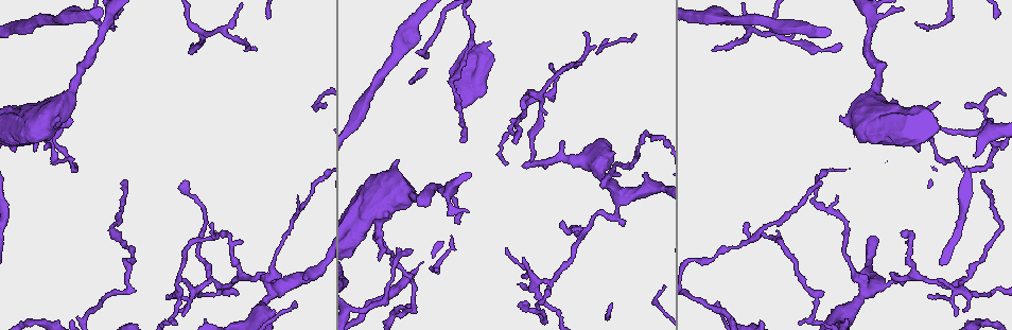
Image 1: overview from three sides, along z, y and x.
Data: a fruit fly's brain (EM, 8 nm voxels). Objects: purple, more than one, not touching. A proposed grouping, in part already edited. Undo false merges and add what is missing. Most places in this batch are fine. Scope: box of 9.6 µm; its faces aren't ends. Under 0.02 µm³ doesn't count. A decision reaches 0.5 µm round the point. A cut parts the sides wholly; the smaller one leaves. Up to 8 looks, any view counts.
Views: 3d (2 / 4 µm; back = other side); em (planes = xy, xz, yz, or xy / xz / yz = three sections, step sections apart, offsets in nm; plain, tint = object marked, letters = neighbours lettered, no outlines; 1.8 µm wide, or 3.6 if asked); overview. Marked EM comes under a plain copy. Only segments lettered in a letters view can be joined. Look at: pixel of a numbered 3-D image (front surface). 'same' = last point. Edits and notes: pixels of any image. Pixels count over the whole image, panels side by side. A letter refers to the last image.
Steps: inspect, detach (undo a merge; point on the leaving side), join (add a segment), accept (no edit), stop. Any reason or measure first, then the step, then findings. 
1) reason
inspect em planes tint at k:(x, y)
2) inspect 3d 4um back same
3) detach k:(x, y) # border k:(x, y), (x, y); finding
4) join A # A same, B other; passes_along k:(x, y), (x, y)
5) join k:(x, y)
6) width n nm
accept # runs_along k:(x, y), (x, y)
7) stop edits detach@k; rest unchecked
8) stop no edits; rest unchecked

four or more arms meet
inspect em yz step 4 tint at 1:(876, 284)

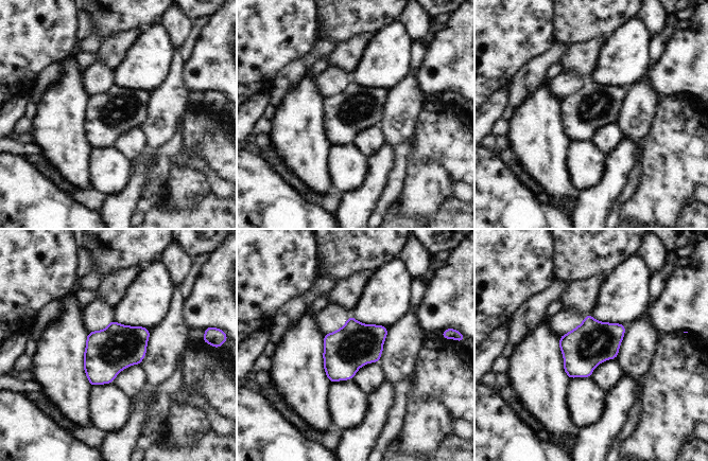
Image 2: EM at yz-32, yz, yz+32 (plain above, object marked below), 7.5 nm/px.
cut it another way
inspect em planes letters same

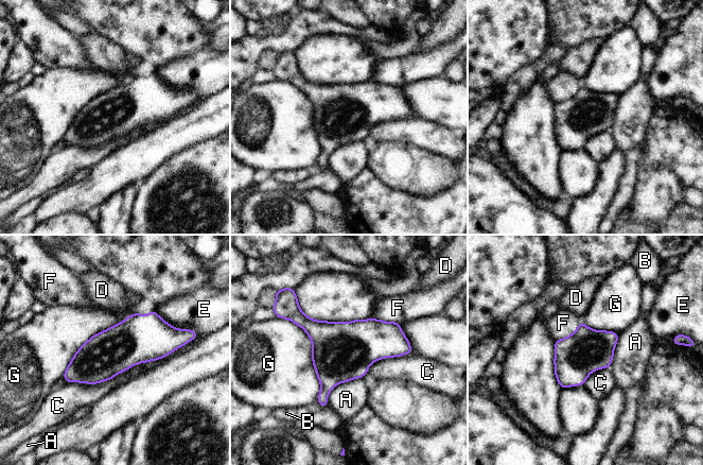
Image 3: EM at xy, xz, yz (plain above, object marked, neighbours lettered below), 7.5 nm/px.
width 340 nm
accept # A other, B other, C other, D other, E other, F other, G other; border 3:(185, 344), (97, 383), (67, 382); all the same cell

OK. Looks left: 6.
looks like a crossing
inspect em xy step 8 tint at 1:(555, 277)

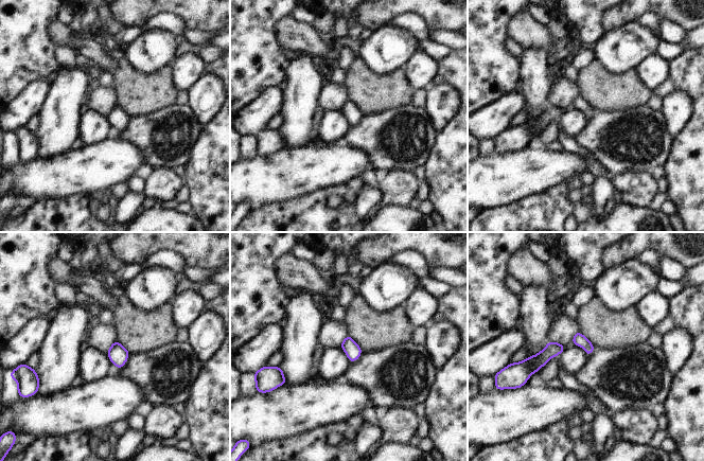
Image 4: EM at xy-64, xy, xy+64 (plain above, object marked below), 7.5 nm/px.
cut it another way
inspect em planes tint same

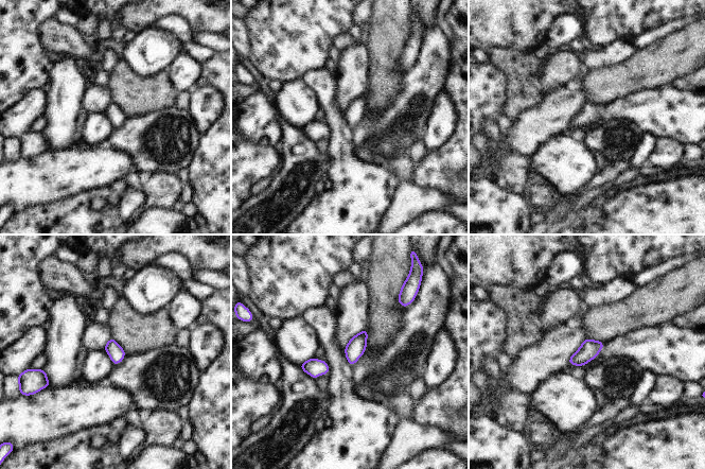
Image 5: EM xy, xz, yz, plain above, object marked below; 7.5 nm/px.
inspect em planes letters same

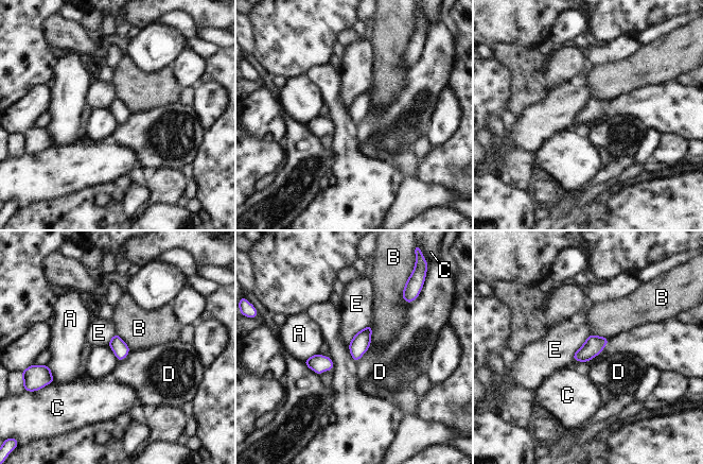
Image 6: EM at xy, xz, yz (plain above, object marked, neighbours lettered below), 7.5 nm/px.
accept # A other, B other, C other, D other, E other; border 6:(589, 334), (572, 359); all the same cell

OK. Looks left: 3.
inspect em planes letters at 1:(379, 260)

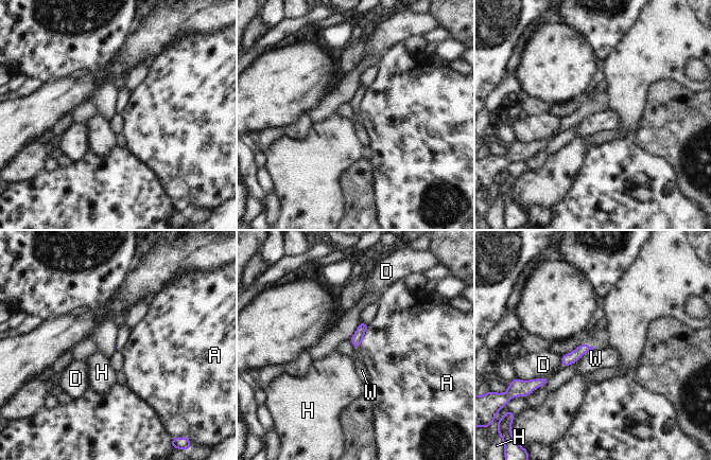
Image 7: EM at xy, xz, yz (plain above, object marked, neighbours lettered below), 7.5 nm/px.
accept # A other, D other, H other, W other; border 7:(594, 348), (587, 351), (576, 361); none of them fits

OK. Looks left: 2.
stop no edits; rest unchecked

